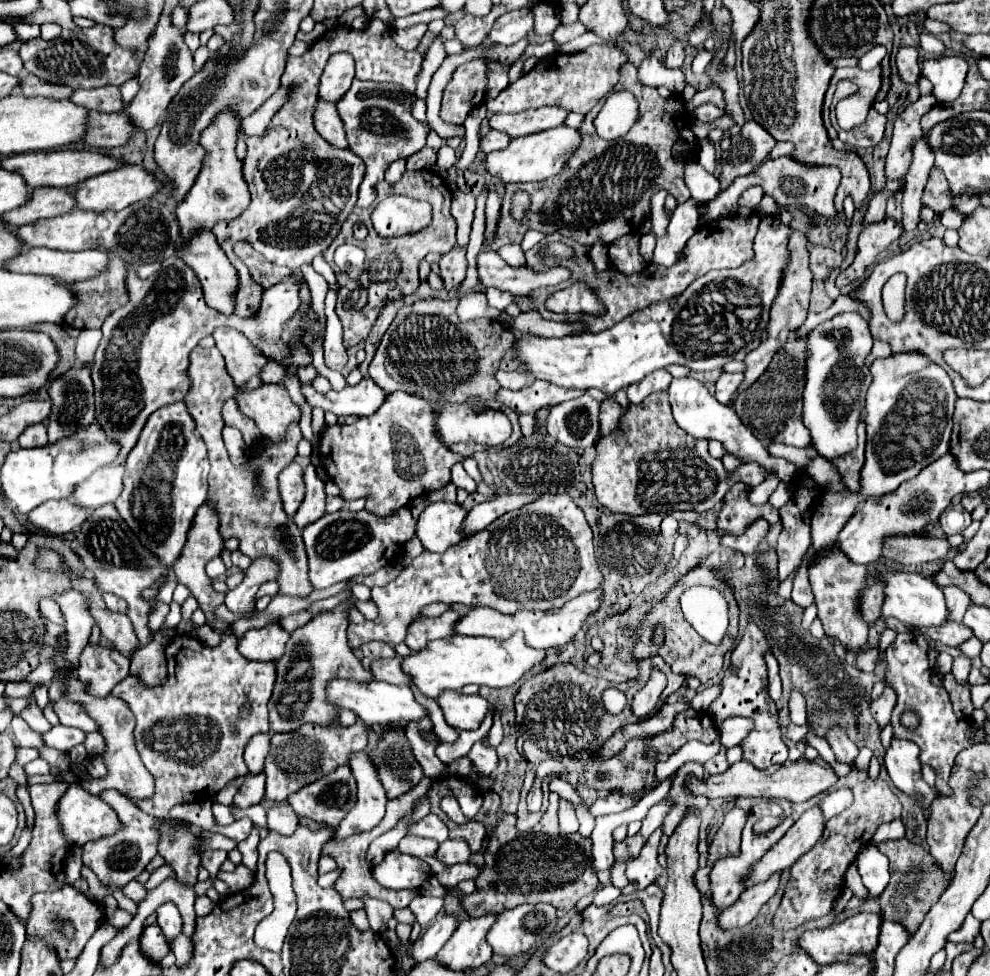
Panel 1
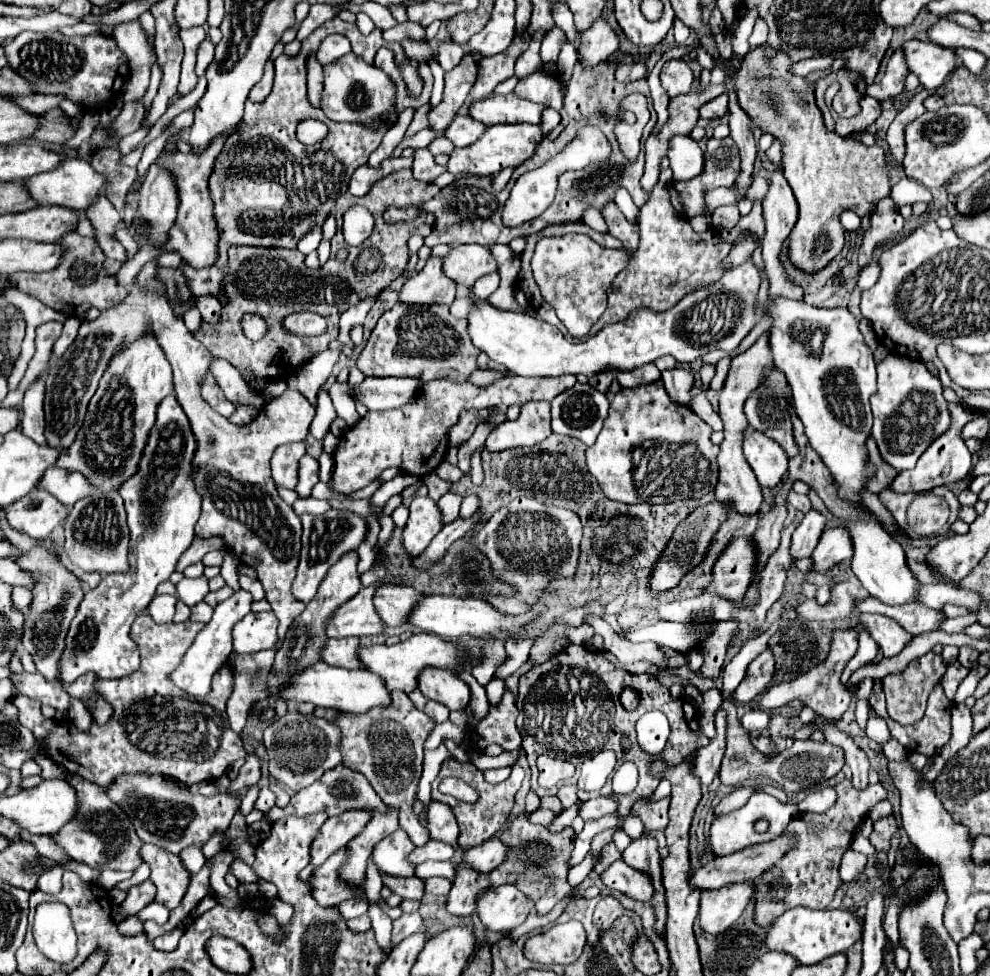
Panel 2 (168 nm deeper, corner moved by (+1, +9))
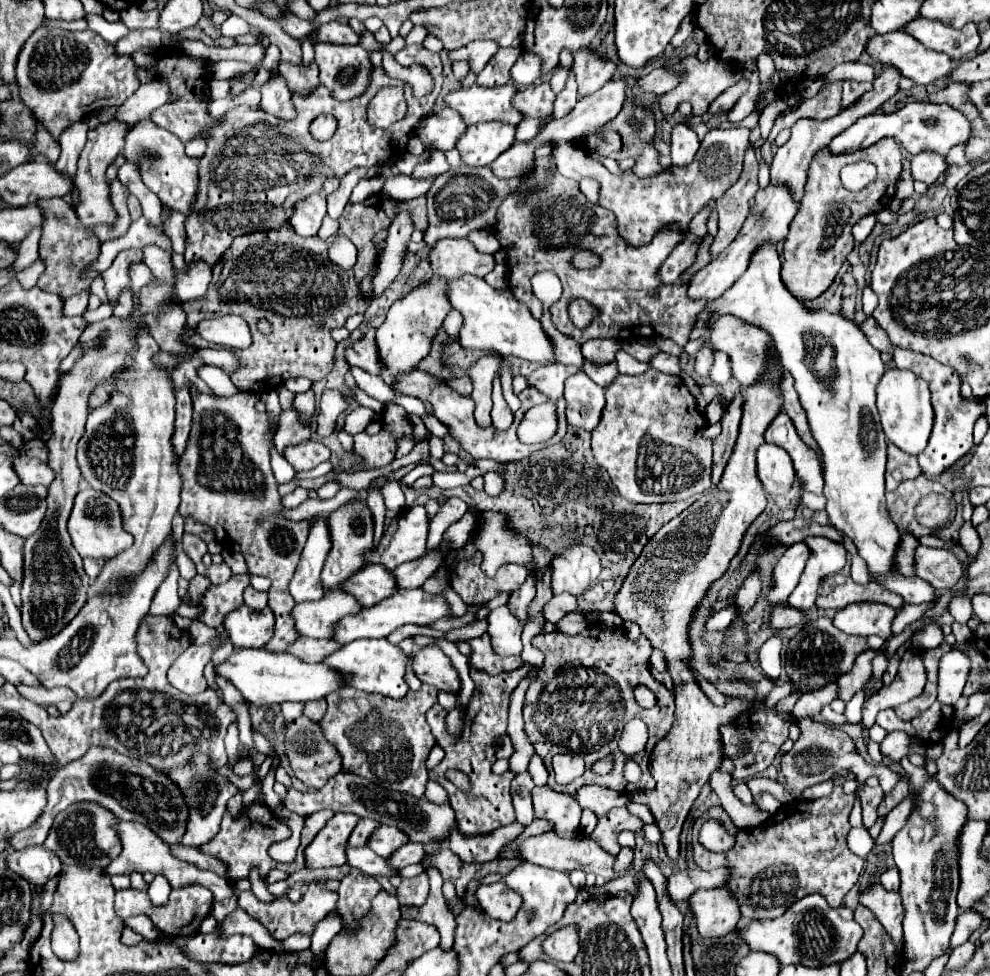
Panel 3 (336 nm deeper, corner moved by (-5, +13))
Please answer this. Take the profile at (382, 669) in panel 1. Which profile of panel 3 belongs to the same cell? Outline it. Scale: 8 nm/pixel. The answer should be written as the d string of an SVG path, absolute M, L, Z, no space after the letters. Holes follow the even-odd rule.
M296 639L294 645L290 645L288 653L300 657L302 661L308 663L320 663L324 661L328 655L332 655L332 651L338 651L340 645L334 643L332 639Z

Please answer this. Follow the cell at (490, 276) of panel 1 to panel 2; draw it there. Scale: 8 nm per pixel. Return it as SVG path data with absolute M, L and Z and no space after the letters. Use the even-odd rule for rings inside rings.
M456 245L442 259L442 271L454 283L460 283L470 289L478 277L496 271L496 261L488 247Z

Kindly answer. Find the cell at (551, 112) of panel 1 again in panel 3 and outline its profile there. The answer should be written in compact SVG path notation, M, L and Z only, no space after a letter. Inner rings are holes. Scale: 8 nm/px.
M472 85L468 89L456 89L450 91L446 97L446 103L456 109L468 125L480 123L480 121L506 121L512 125L518 125L524 115L512 107L512 95L516 95L514 85L502 85L502 87L478 87Z

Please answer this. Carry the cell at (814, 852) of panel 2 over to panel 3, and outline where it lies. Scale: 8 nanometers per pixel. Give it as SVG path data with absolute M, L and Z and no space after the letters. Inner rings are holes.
M836 785L832 795L814 801L798 799L786 803L772 819L750 829L736 829L722 807L712 807L694 823L692 829L694 861L700 869L732 869L728 887L732 887L732 893L740 901L740 915L744 921L776 919L784 915L794 901L810 893L822 895L830 907L840 907L844 895L856 885L864 865L864 859L854 855L846 845L846 835L850 831L848 815L854 807L854 801L856 793L844 793L844 789ZM708 819L720 821L722 827L734 827L736 845L732 851L714 853L700 847L698 833Z

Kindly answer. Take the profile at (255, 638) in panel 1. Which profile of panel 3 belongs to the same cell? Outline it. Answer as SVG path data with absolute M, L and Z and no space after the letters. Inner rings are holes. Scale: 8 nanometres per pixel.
M240 605L224 617L224 627L228 629L230 641L236 649L258 649L264 647L274 635L274 615L270 607L252 611L250 607Z

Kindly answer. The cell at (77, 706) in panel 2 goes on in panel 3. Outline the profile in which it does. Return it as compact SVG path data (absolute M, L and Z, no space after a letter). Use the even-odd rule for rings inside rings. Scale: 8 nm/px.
M20 685L18 691L20 691L24 697L28 697L28 699L40 703L40 705L54 705L54 703L64 701L64 699L68 699L68 701L74 701L74 699L76 699L76 697L72 695L72 691L68 691L68 687L60 687L60 689L44 689L44 687L28 687L28 685Z

